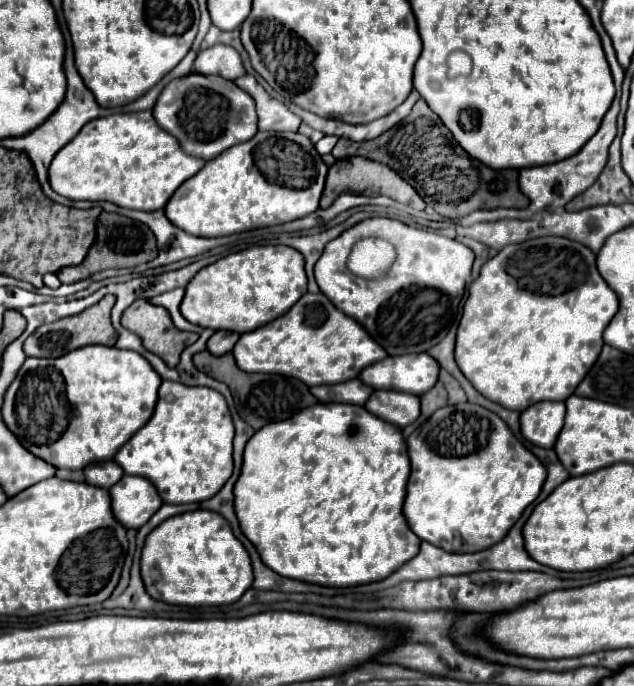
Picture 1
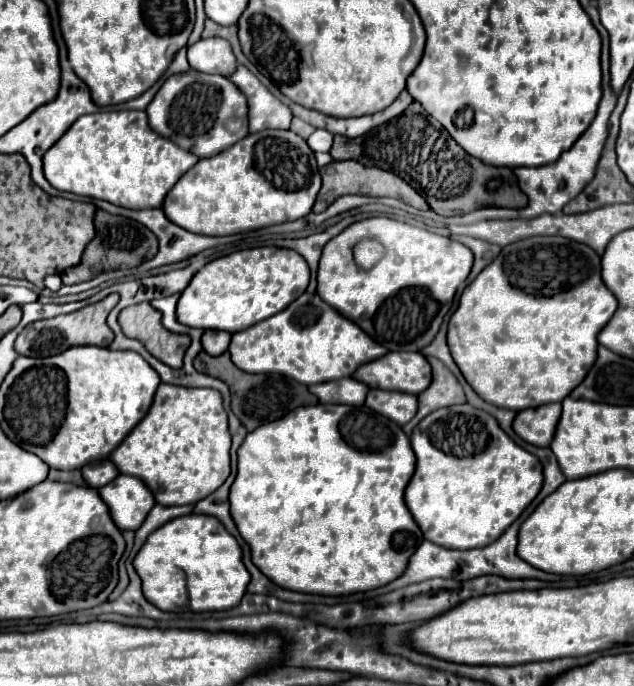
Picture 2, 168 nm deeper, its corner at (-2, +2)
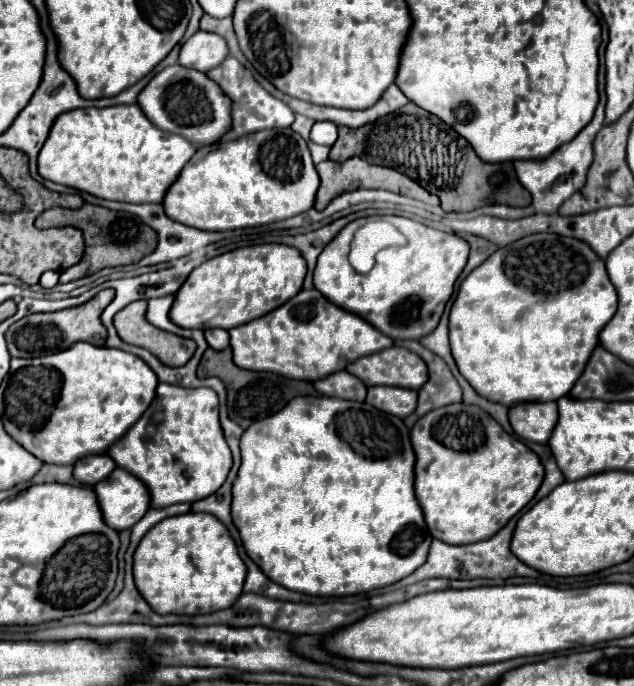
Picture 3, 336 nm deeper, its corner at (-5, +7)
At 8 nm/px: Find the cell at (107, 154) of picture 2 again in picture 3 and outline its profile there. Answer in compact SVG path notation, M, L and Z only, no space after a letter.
M136 103L104 109L88 107L66 111L56 119L52 135L38 155L38 171L44 179L102 199L162 203L168 187L194 153L196 147L192 143L180 135L160 131Z

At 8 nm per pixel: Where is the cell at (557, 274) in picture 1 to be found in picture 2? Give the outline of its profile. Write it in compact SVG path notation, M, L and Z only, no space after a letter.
M563 236L525 238L521 242L505 246L503 252L489 266L485 266L471 284L465 286L465 290L463 290L463 294L459 298L459 306L457 306L457 310L449 318L447 344L451 348L451 356L455 360L455 364L459 366L461 374L465 376L465 380L469 382L469 386L483 400L489 400L489 404L497 404L501 408L509 408L509 410L519 412L519 410L535 408L535 406L549 404L549 402L561 402L577 384L581 384L581 380L587 376L587 372L593 366L593 360L597 356L597 334L611 320L611 316L613 316L615 310L617 310L617 300L605 288L605 284L601 280L601 258L589 246L577 244L577 242L569 242Z

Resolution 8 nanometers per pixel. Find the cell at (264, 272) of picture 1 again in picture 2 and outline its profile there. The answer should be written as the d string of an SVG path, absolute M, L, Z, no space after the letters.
M277 246L239 250L203 266L177 302L177 320L191 328L225 332L245 330L285 310L309 284L309 266L297 252Z

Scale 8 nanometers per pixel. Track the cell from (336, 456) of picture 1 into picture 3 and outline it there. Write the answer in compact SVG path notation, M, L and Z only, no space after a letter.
M296 397L284 411L278 411L276 415L252 423L240 441L242 449L242 465L238 471L238 477L234 481L232 489L232 519L234 525L240 531L244 549L248 557L264 571L266 577L270 577L274 583L308 593L308 595L356 595L356 593L366 593L372 589L380 589L386 585L392 585L400 581L402 577L410 575L416 571L426 555L428 547L432 543L432 537L428 533L422 509L414 497L414 449L410 443L408 427L404 425L402 419L382 413L376 407L370 407L368 403L358 403L358 401L344 401L344 399L332 399L332 397Z

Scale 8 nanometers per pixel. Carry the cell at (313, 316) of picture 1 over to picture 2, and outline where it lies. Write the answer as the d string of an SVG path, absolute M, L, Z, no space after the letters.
M301 294L279 314L235 332L229 344L233 364L251 374L281 374L301 384L319 384L351 376L361 364L385 356L389 350L369 338L357 324L325 304L317 294Z

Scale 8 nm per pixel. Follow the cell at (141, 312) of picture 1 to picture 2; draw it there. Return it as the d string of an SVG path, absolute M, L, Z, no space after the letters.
M149 302L121 310L119 326L125 336L141 340L145 348L163 364L169 364L171 368L183 366L183 356L191 342L189 336L165 330L161 326L161 314Z

